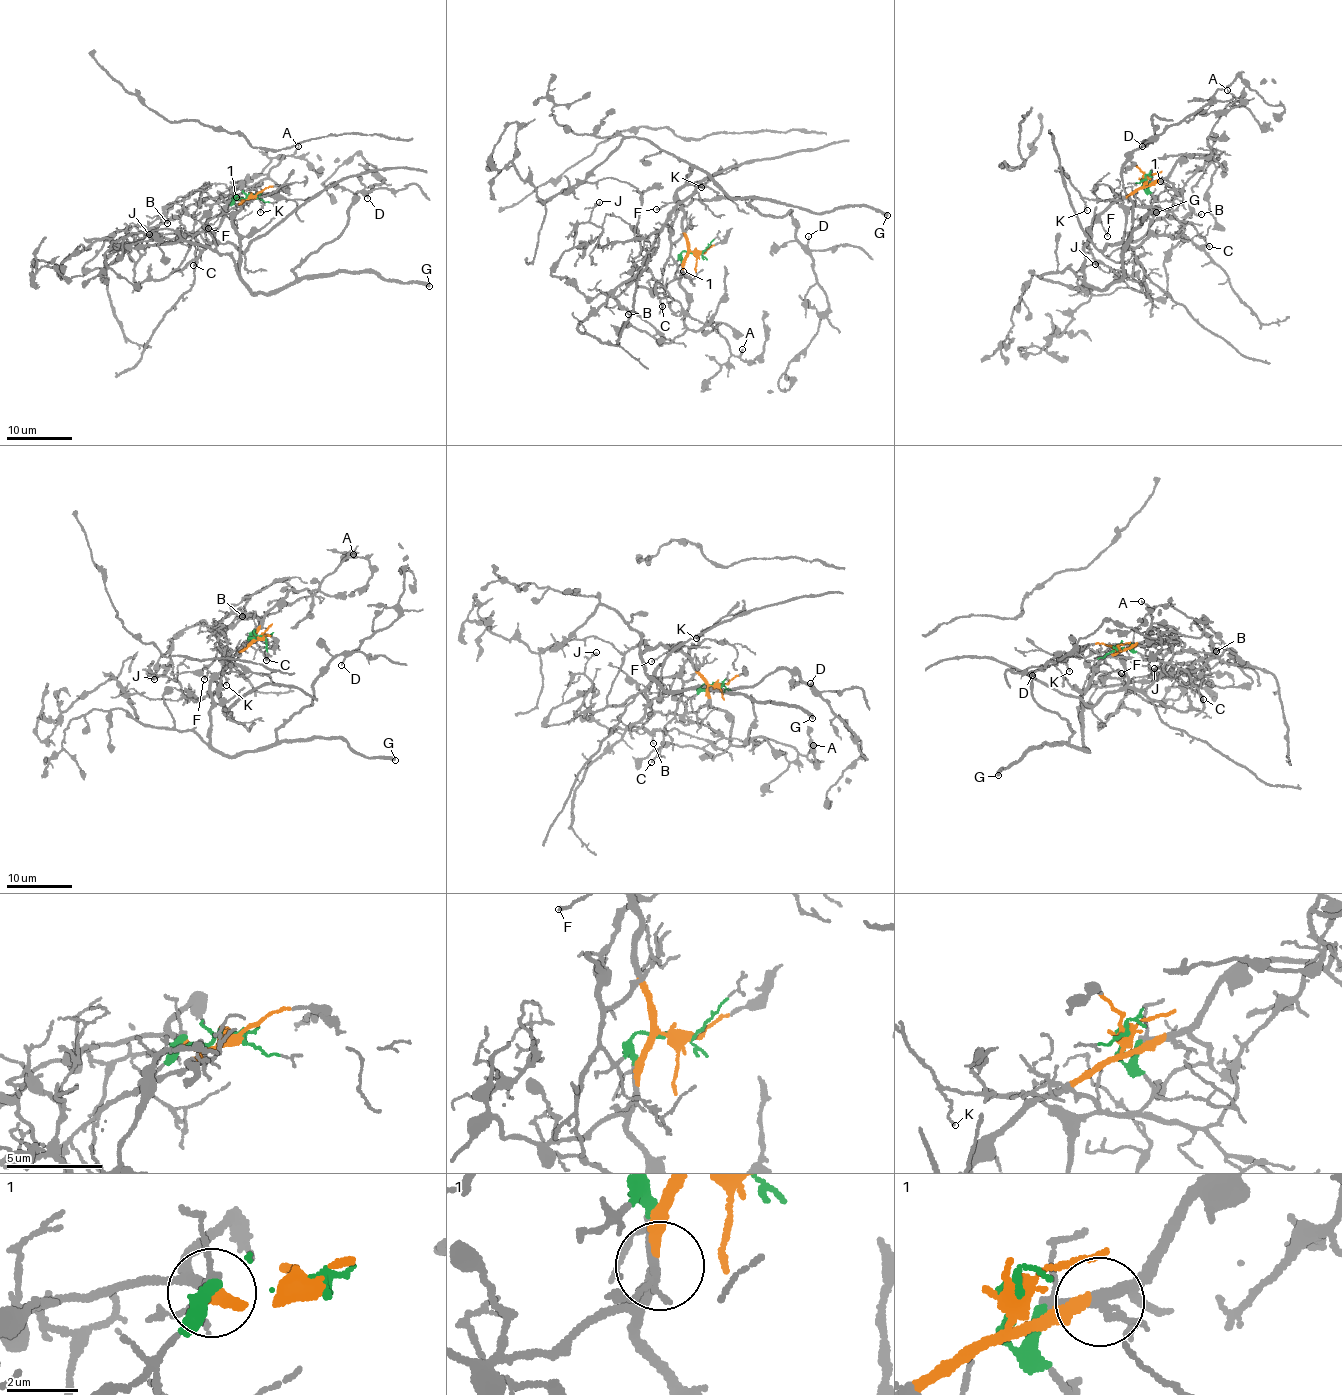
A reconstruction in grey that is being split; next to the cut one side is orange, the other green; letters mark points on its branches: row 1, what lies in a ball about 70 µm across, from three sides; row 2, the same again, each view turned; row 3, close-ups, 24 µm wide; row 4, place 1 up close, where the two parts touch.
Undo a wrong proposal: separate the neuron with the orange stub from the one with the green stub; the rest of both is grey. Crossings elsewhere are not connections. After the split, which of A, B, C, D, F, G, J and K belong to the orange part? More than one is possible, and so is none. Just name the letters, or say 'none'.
A, D, F, G

